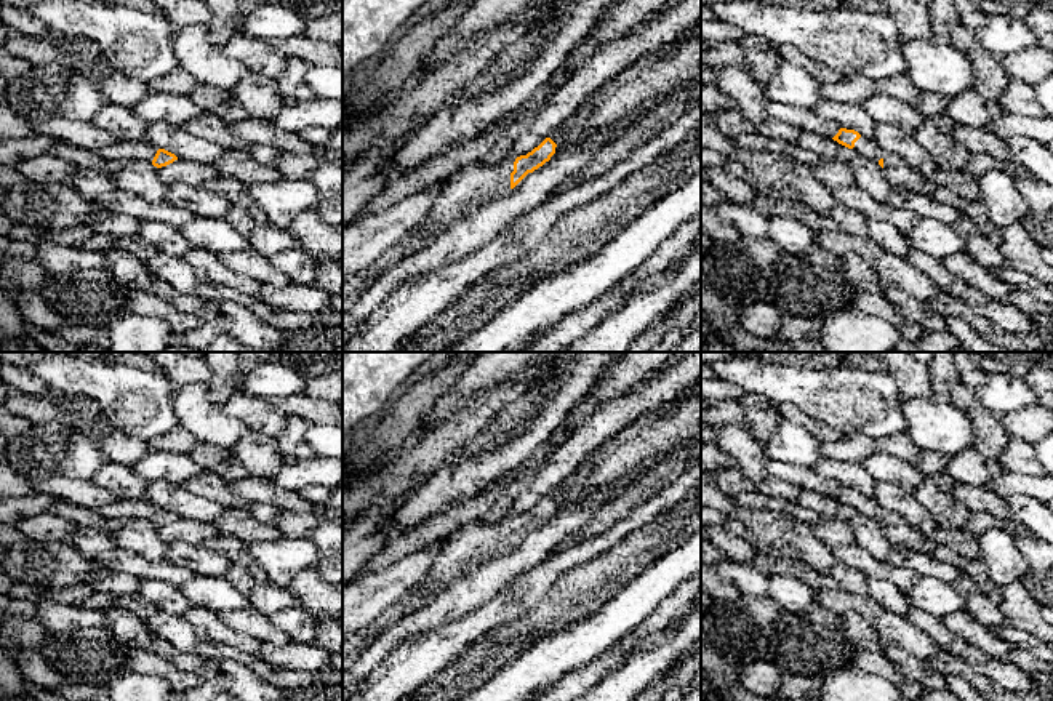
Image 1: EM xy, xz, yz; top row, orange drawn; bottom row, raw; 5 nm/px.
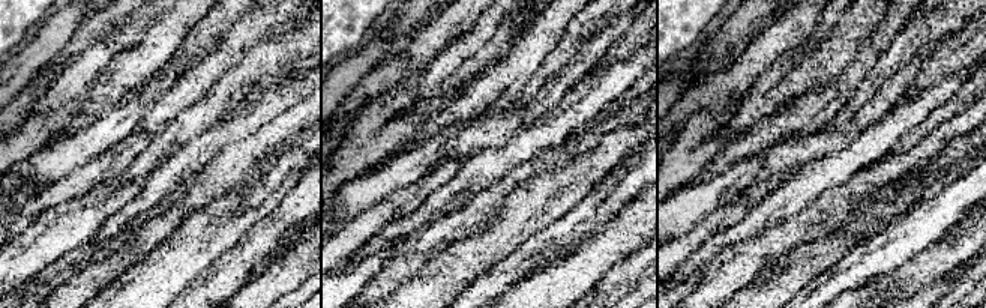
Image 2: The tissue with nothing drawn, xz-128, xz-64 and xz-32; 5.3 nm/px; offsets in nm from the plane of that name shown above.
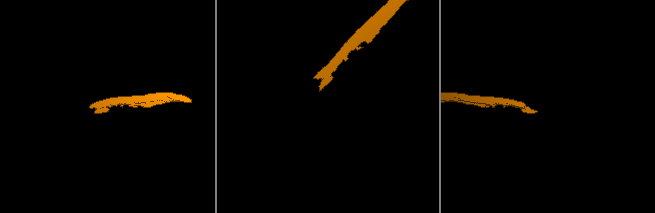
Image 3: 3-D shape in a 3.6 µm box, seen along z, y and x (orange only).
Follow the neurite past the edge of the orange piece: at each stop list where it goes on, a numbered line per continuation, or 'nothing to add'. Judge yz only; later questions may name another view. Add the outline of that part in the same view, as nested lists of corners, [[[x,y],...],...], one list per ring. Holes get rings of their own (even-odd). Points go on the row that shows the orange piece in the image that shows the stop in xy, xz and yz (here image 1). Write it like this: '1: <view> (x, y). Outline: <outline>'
1: yz (866, 148). Outline: [[[861,136],[853,147],[856,155],[866,157],[872,162],[877,162],[882,158],[883,160],[883,168],[895,166],[901,163],[899,157],[895,154],[890,154],[887,150],[882,150],[880,147],[875,146],[875,142],[871,138]]]

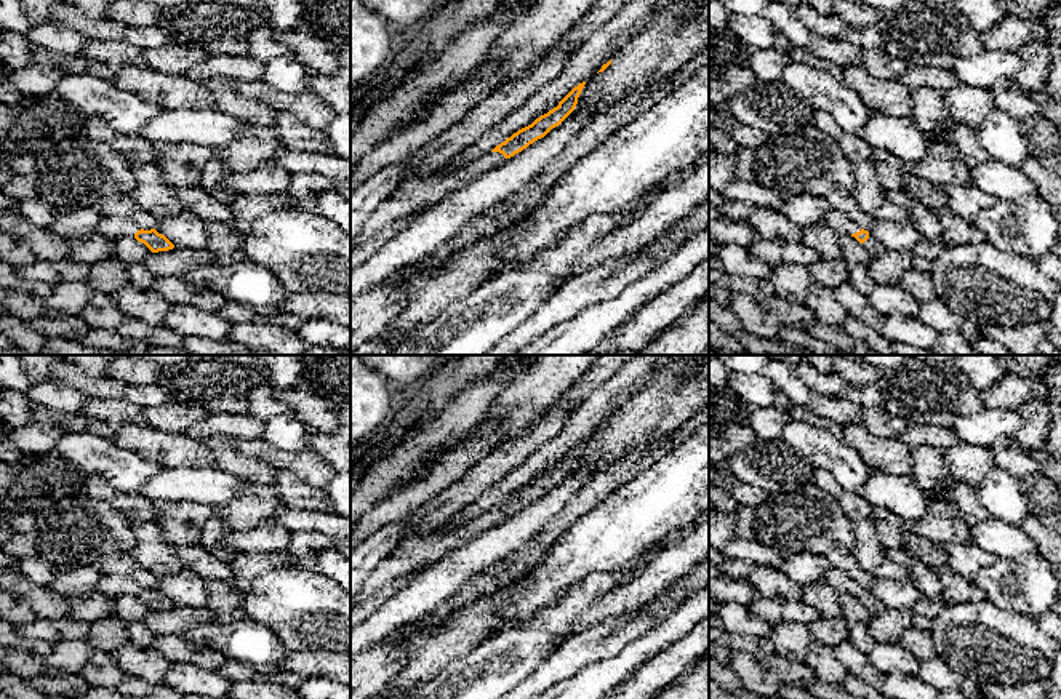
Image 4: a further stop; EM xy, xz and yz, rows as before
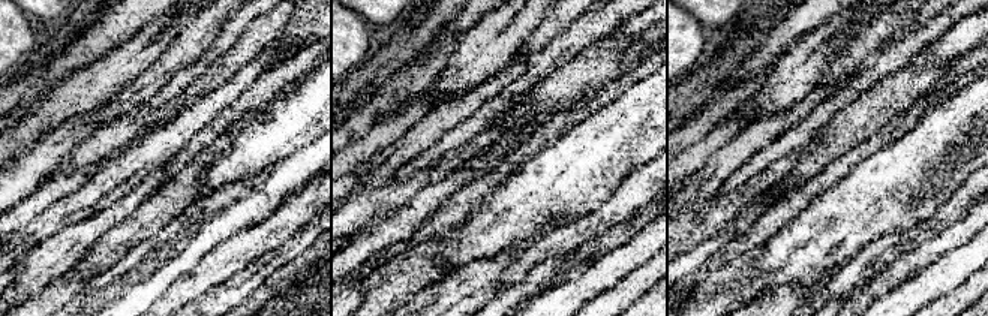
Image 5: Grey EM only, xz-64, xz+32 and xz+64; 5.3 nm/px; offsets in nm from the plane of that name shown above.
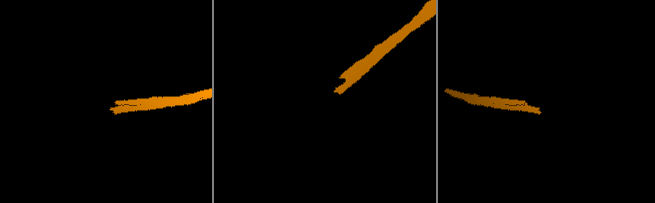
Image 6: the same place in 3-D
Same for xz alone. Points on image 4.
1: xz (421, 194). Outline: [[[499,152],[485,154],[461,166],[456,165],[454,158],[435,171],[408,181],[374,211],[373,218],[350,240],[350,248],[368,242],[376,232],[400,218],[408,218],[410,222],[414,221],[501,160],[504,160],[504,155]]]

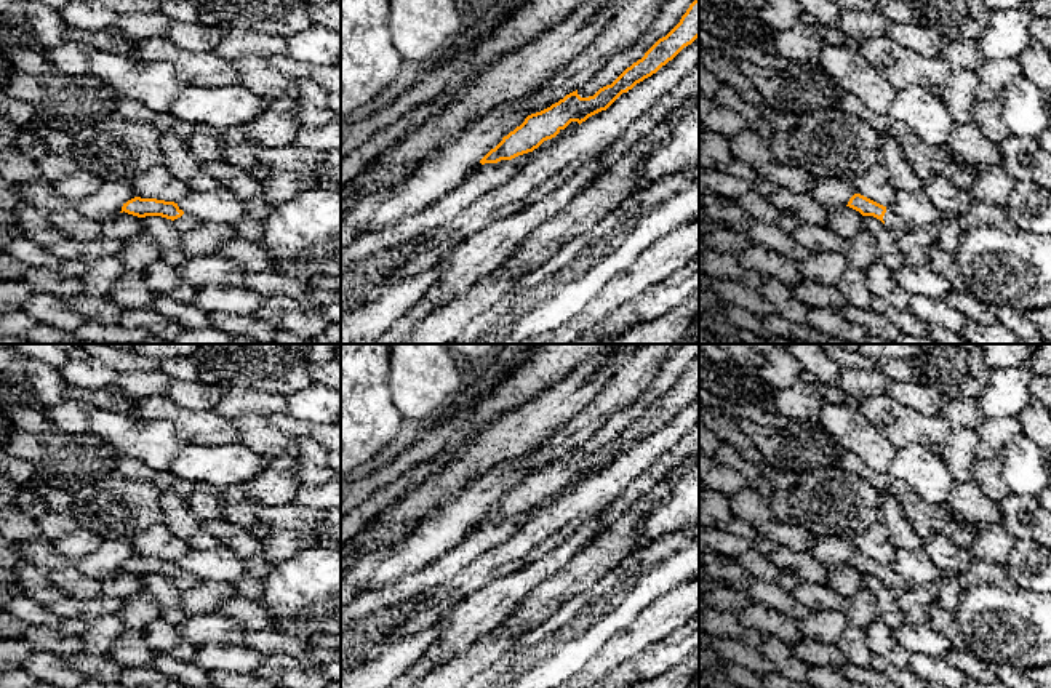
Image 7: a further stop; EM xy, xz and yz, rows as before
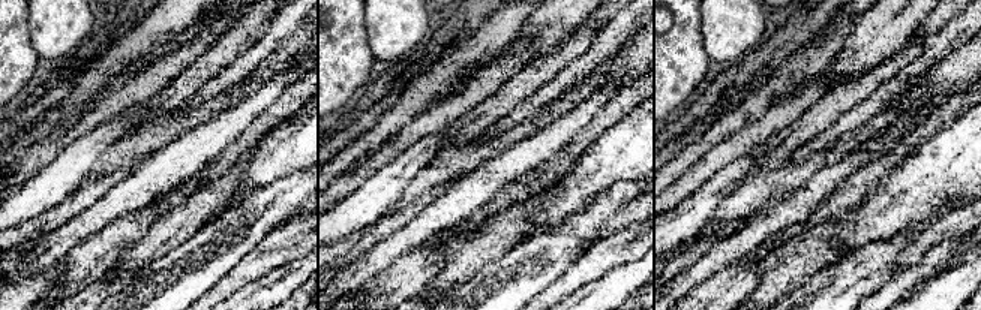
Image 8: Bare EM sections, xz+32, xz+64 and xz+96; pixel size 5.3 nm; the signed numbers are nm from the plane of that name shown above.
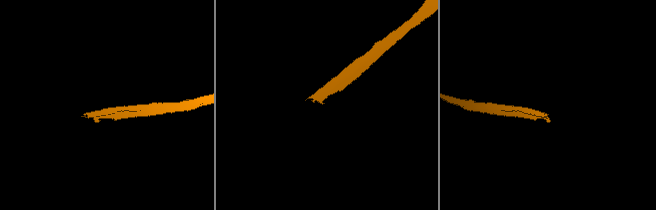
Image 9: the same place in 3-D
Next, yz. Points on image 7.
1: yz (896, 226). Outline: [[[886,206],[886,213],[883,216],[885,226],[888,230],[897,238],[902,234],[905,234],[910,226],[904,222],[893,210],[891,206]]]

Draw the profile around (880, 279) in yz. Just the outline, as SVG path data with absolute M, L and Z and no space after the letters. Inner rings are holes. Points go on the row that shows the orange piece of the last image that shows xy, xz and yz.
M880 259L865 270L867 285L875 298L880 298L897 309L907 309L909 293L894 280L894 270L888 269Z

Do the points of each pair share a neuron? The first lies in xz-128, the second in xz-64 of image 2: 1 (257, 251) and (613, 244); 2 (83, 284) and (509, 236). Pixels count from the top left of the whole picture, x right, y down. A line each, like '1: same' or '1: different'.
1: same
2: same

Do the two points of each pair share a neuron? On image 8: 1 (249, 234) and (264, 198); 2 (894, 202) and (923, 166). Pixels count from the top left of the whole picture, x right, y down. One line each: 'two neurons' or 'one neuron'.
1: one neuron
2: one neuron

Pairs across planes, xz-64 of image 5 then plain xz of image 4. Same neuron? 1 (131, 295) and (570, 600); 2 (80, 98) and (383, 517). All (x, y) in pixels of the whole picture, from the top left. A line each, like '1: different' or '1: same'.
1: same
2: same

